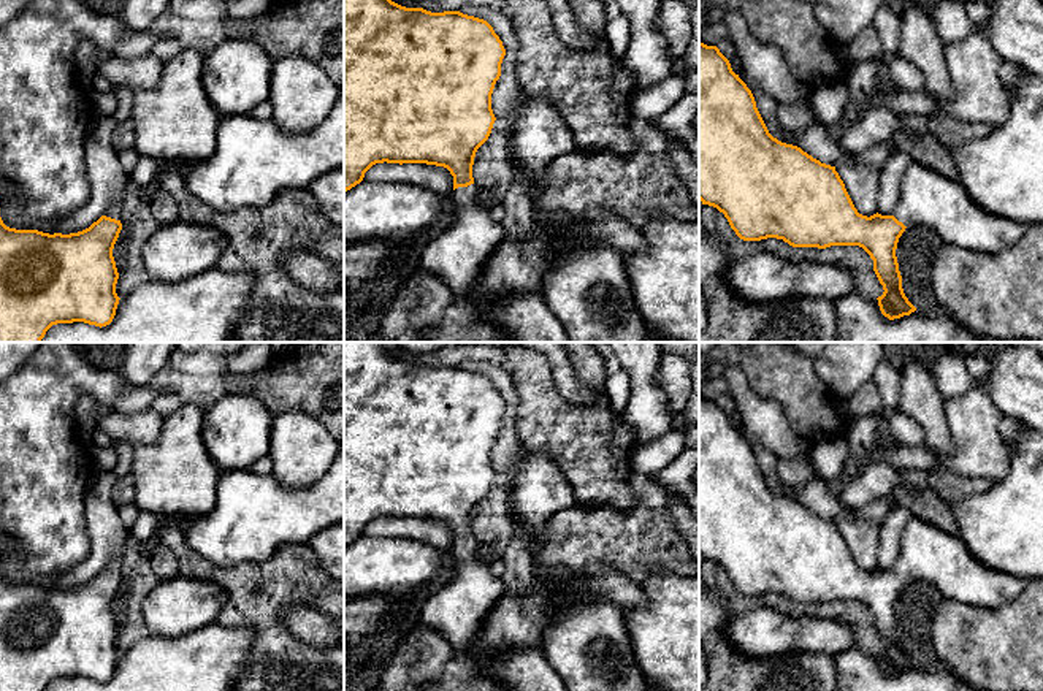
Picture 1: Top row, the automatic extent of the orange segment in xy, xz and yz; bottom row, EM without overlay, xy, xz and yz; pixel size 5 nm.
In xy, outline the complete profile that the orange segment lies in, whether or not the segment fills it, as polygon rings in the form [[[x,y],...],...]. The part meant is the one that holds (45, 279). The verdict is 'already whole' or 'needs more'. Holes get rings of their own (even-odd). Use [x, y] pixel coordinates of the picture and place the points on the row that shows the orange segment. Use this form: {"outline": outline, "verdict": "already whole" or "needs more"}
{"outline": [[[109,209],[89,228],[70,235],[16,230],[0,217],[0,342],[41,342],[57,323],[84,322],[101,328],[113,322],[120,300],[113,257],[122,230],[120,209]]], "verdict": "needs more"}

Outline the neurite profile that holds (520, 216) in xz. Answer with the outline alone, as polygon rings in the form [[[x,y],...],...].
[[[522,168],[514,170],[509,192],[501,203],[506,212],[501,222],[506,236],[525,238],[534,228],[537,212],[533,193],[534,185],[529,173]]]

